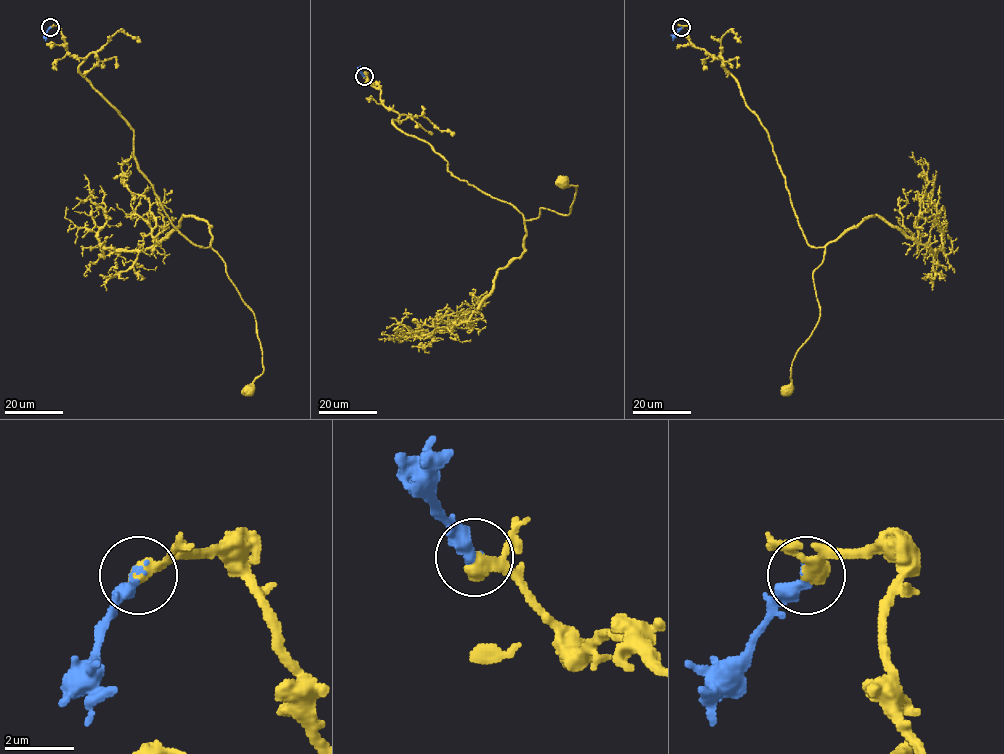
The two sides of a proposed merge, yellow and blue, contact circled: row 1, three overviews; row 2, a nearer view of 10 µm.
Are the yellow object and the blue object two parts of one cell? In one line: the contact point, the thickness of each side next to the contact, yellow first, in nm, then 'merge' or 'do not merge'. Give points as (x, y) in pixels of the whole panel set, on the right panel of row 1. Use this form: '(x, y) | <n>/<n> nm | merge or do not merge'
(681, 27) | 320/360 nm | merge

